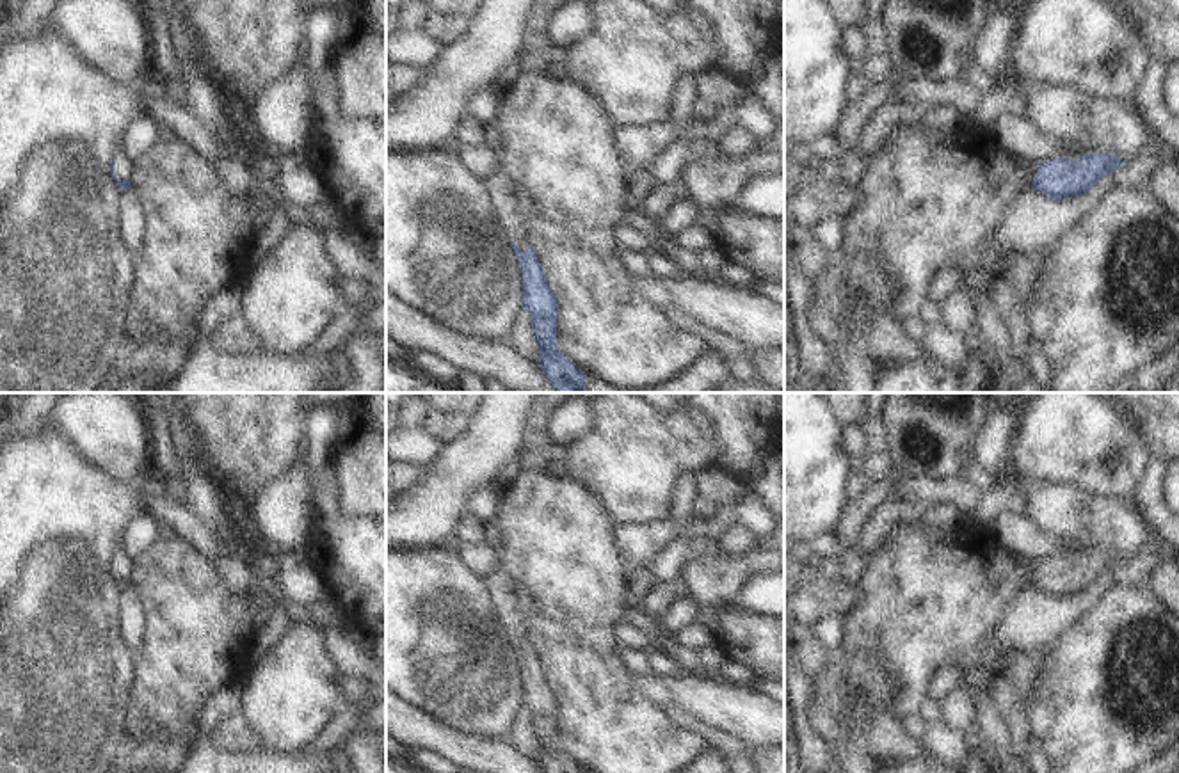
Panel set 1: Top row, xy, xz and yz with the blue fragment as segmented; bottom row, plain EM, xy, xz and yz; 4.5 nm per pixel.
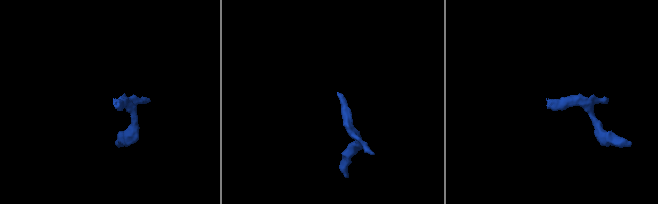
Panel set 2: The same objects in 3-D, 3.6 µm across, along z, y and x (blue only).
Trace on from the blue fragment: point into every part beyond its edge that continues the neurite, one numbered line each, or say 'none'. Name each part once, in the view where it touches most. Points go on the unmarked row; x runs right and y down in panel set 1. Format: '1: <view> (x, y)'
1: xy (123, 565)

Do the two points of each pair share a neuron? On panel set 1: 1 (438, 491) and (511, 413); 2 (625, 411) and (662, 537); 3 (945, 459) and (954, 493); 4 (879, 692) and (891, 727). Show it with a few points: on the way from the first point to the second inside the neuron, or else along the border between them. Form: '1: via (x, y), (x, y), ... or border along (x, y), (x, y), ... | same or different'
1: via (457, 471), (497, 432) | same
2: border along (667, 517), (657, 523), (621, 525) | different
3: border along (909, 470), (930, 478), (962, 477) | different
4: border along (888, 708), (877, 708), (868, 720), (870, 749) | different

